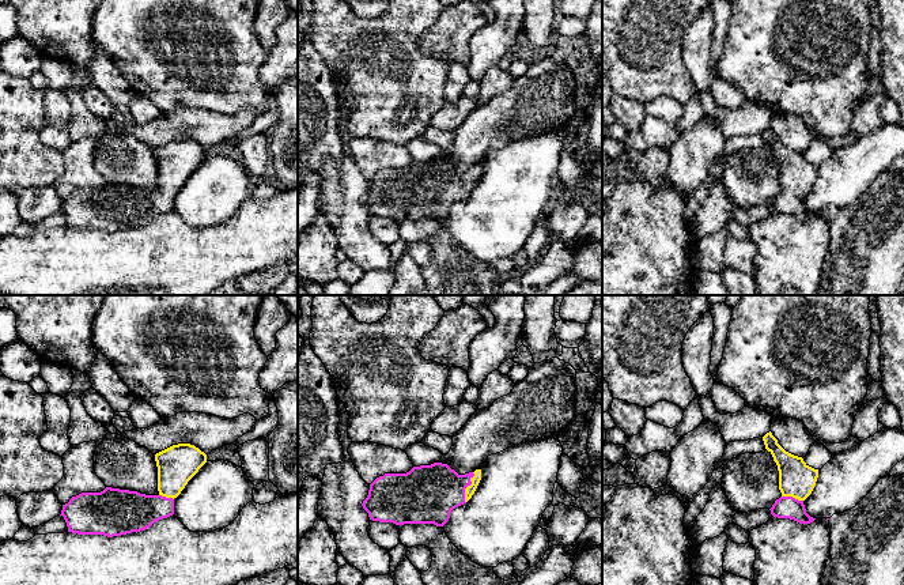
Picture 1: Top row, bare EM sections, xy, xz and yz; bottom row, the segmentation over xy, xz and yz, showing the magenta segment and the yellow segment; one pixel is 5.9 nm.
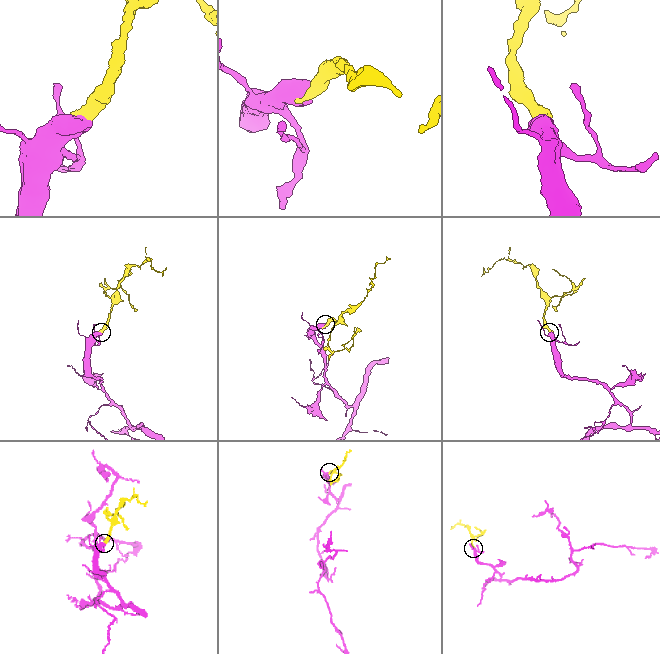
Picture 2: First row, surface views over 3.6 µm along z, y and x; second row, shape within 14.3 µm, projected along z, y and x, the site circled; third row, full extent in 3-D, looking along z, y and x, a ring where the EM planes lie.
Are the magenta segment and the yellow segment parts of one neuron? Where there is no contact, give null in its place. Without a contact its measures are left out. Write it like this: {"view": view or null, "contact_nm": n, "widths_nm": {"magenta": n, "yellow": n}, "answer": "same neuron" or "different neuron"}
{"view": "xz", "contact_nm": 190, "widths_nm": {"magenta": 340, "yellow": 60}, "answer": "same neuron"}

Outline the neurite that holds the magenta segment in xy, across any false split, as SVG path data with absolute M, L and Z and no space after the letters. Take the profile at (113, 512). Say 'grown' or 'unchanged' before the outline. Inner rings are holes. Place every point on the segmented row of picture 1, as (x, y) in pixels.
grown; M190 444L173 445L155 454L158 467L158 495L106 487L101 492L82 492L63 505L61 514L68 532L77 535L103 535L107 537L140 532L154 522L174 514L174 499L188 482L207 463L207 454Z

